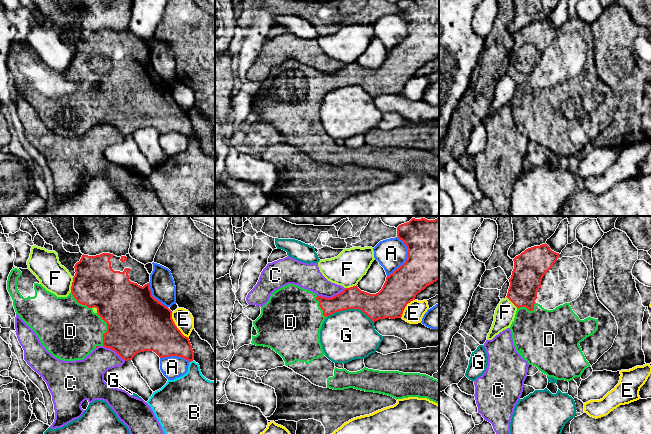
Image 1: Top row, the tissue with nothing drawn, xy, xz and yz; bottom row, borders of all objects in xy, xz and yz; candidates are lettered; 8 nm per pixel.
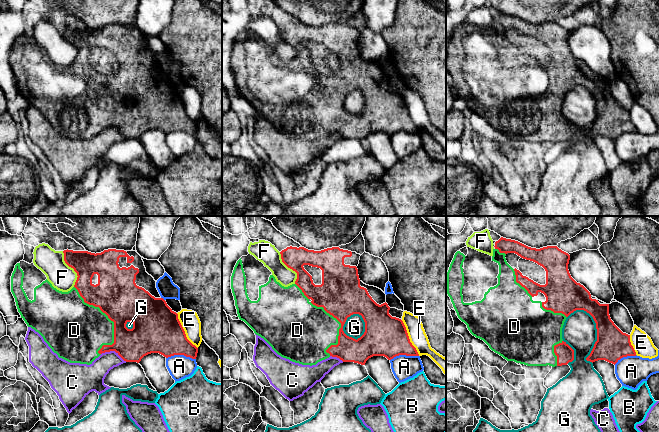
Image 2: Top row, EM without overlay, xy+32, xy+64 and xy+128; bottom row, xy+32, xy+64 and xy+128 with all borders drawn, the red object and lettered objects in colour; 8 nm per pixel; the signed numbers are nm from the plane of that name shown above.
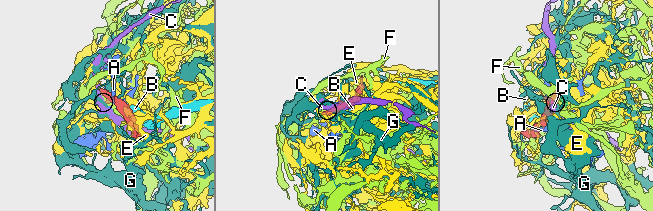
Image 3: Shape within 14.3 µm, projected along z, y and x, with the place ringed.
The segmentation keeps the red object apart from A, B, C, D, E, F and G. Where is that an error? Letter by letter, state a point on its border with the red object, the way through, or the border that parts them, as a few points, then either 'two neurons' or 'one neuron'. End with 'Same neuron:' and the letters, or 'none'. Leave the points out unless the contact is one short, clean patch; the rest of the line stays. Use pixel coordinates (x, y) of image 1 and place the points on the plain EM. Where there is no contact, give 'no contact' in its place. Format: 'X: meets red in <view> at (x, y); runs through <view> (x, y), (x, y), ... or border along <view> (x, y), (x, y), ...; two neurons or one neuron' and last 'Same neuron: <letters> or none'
A: meets red in xz at (407, 34); two neurons
B: meets red in xy at (190, 137); two neurons
C: meets red in xz at (332, 73); border along xz (345, 64), (331, 73), (317, 71); two neurons
D: meets red in xy at (107, 105); one neuron
E: meets red in xy at (176, 102); two neurons
F: meets red in xy at (72, 61); two neurons
G: meets red in xz at (350, 84); two neurons
Same neuron: D

